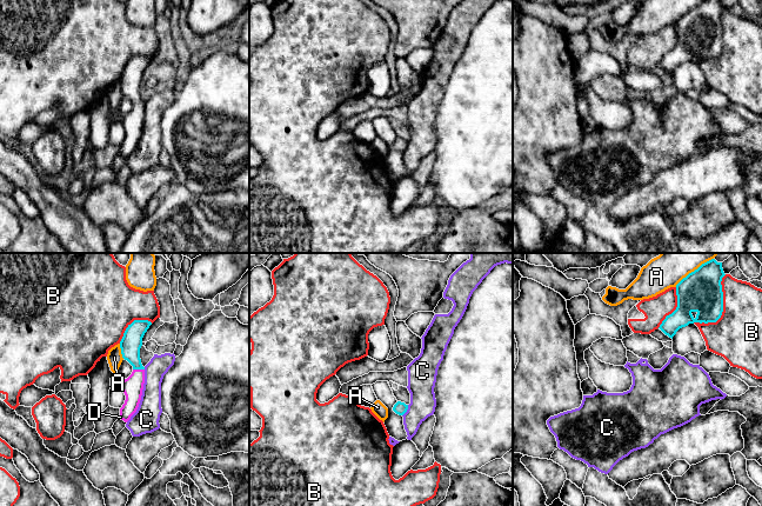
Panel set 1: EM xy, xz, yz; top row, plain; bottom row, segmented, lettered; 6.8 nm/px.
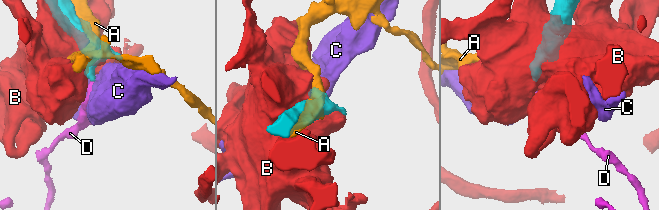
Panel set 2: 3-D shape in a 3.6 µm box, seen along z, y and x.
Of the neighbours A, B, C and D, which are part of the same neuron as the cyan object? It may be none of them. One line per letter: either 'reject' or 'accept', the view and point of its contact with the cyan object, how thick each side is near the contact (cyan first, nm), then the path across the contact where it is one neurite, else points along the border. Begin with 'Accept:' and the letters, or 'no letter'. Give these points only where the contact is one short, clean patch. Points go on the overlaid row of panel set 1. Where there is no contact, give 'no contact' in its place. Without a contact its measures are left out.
Accept: D
A: reject; contact xy (121, 351); calibres 140 and 110 nm
B: reject; contact yz (722, 310); calibres 280 and 340 nm
C: reject; contact xz (406, 411); calibres 90 and 190 nm; border xz (408, 405), (402, 415)
D: accept; contact xy (139, 368); calibres 140 and 140 nm; way xy (132, 340), (132, 355), (139, 368), (138, 377), (132, 386)

